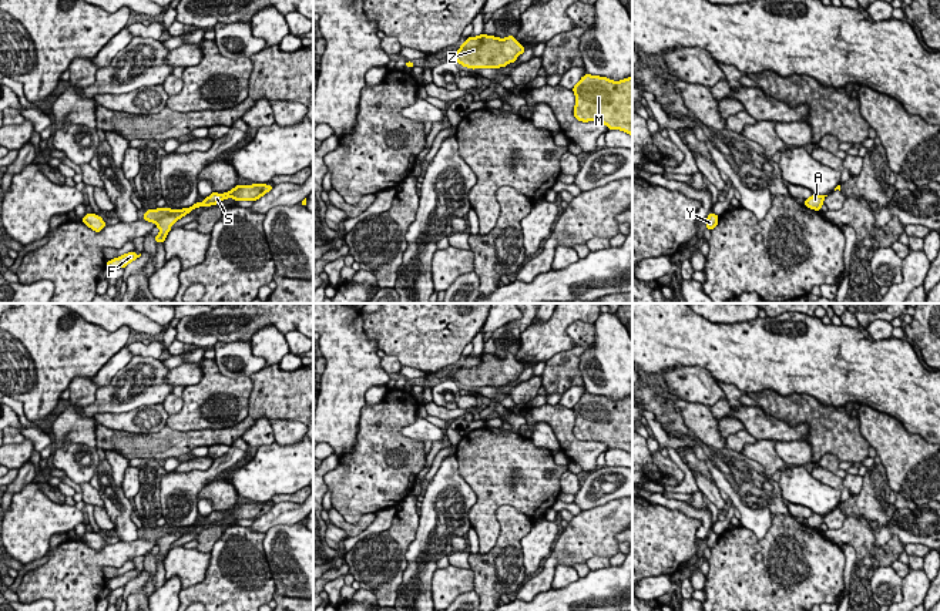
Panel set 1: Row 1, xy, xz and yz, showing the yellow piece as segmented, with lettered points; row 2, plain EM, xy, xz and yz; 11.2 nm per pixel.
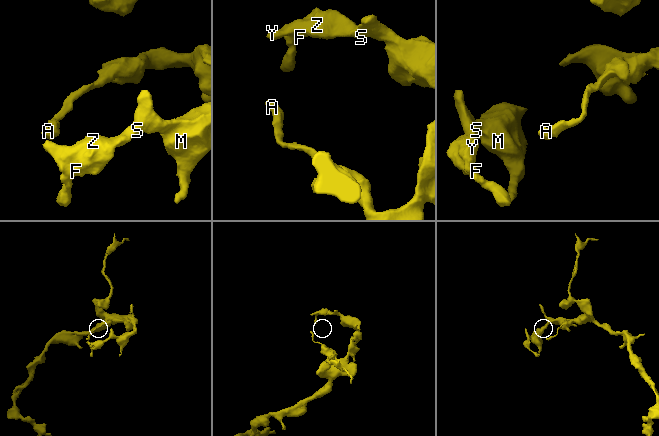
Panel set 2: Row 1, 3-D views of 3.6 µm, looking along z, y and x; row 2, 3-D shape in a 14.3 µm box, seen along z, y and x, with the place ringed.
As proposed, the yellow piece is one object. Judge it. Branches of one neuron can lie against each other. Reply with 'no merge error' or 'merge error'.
no merge error

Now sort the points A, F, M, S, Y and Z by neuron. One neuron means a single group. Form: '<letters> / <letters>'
A F M S Y Z

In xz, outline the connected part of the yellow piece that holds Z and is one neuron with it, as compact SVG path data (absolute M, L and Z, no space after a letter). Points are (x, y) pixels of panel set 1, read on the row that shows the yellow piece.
M481 33L477 37L470 36L450 60L471 70L500 68L514 63L524 50L513 36L498 38Z

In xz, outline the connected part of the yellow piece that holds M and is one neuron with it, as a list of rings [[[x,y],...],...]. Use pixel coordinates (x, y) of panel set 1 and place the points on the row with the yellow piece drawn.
[[[585,74],[573,88],[574,117],[578,121],[597,121],[608,130],[621,130],[632,137],[632,77],[612,81]]]

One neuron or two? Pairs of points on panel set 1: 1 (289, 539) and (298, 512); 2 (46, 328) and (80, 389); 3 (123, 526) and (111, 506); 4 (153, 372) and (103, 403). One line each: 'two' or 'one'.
1: two
2: two
3: one
4: one

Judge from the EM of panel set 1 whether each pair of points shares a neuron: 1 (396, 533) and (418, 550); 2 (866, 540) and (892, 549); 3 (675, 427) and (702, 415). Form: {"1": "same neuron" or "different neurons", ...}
{"1": "different neurons", "2": "same neuron", "3": "different neurons"}

